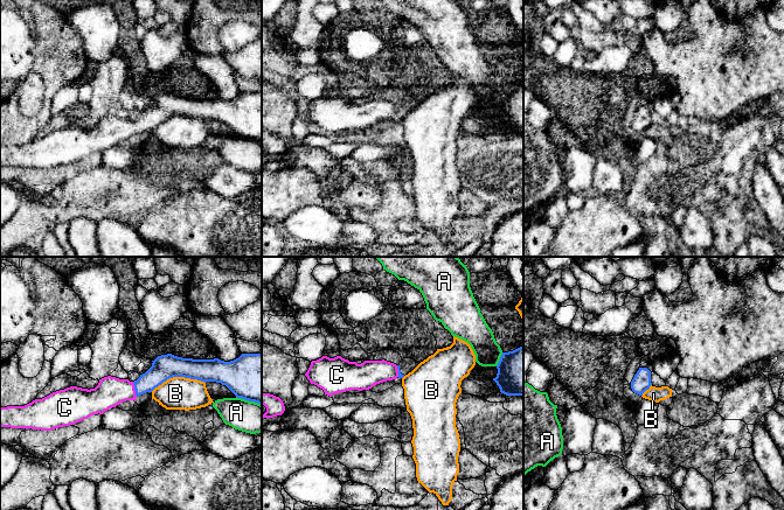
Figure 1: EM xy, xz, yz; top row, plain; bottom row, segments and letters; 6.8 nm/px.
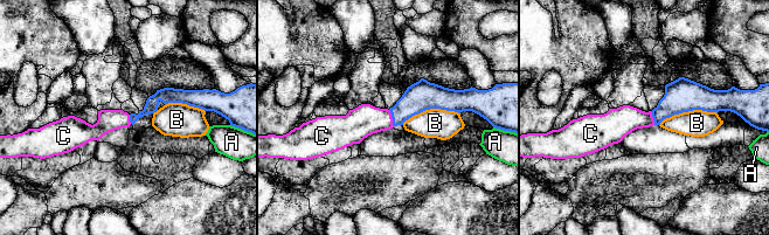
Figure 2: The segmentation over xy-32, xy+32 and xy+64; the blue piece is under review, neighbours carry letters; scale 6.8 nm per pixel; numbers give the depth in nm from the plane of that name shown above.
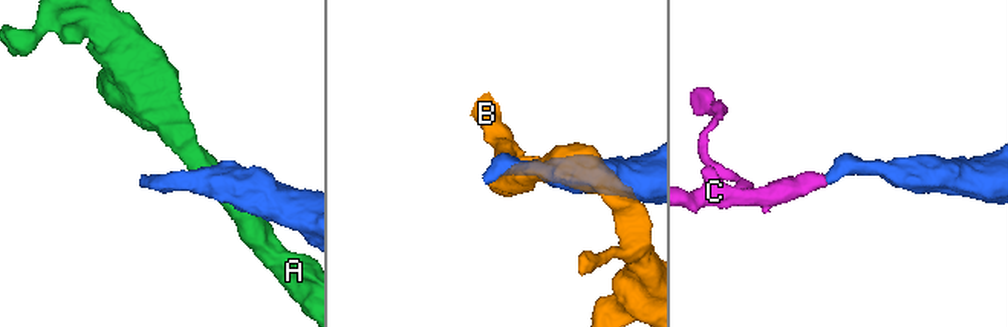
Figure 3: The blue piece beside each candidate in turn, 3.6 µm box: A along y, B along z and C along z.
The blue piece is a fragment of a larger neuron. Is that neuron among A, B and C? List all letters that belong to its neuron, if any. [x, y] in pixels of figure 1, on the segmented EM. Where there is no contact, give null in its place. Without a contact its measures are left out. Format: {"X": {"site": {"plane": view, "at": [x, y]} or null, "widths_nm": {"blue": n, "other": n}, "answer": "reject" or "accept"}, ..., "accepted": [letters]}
{"A": {"site": {"plane": "xz", "at": [500, 360]}, "widths_nm": {"blue": 320, "other": 190}, "answer": "reject"}, "B": {"site": {"plane": "xy", "at": [178, 376]}, "widths_nm": {"blue": 170, "other": 220}, "answer": "reject"}, "C": {"site": {"plane": "xy", "at": [134, 389]}, "widths_nm": {"blue": 160, "other": 200}, "answer": "accept"}, "accepted": ["C"]}

